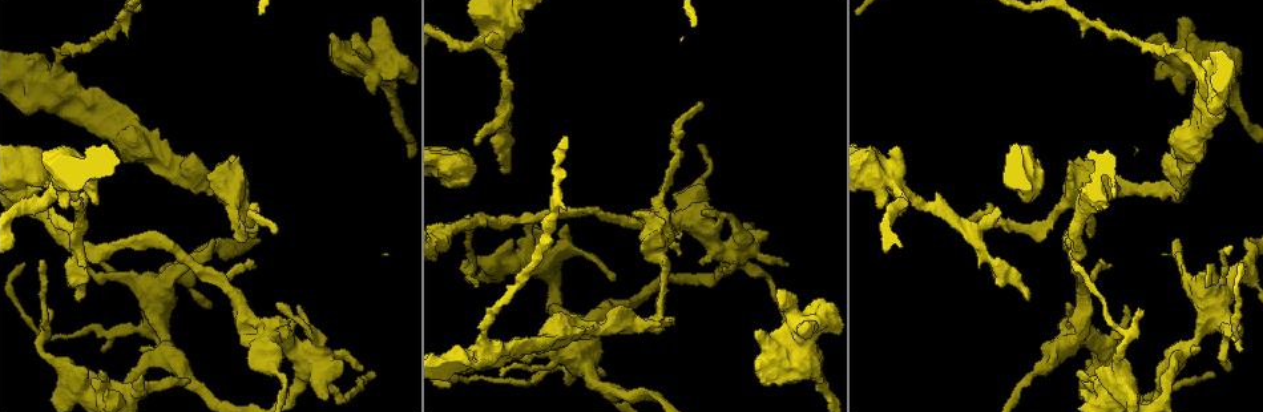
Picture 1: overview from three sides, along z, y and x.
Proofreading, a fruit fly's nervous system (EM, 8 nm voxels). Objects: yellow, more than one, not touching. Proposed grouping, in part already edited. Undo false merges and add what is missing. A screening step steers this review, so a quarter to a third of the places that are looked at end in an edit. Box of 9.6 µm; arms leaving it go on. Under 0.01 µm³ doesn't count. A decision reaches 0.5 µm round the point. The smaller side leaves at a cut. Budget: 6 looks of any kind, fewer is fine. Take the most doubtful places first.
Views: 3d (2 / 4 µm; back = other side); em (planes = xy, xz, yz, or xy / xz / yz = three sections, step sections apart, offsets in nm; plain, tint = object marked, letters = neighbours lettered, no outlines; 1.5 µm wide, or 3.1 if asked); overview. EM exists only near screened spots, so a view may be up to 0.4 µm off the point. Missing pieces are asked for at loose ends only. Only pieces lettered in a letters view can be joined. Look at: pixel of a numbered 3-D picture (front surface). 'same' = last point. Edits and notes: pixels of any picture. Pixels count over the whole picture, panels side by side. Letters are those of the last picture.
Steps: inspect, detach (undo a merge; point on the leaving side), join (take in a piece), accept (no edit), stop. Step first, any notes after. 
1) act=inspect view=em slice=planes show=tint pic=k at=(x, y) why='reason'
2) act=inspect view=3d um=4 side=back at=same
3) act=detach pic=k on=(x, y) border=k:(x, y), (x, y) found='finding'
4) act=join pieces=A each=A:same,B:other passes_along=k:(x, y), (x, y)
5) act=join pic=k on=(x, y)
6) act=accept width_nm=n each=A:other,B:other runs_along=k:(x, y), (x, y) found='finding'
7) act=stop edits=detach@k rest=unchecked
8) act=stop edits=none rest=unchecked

act=inspect view=3d um=2 pic=1 at=(77, 298) why='branch stops here'

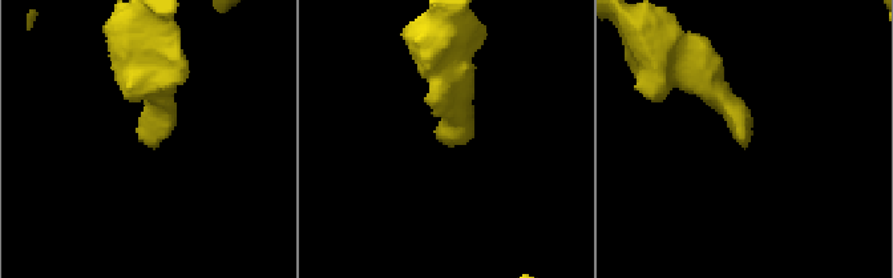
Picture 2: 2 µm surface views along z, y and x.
act=inspect view=em slice=planes show=tint pic=2 at=(450, 140)

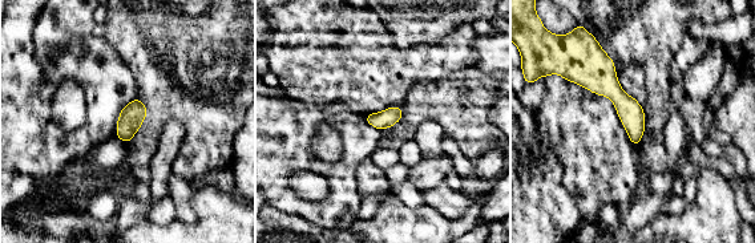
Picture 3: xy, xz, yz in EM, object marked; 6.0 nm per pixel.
act=inspect view=em slice=planes show=letters at=same

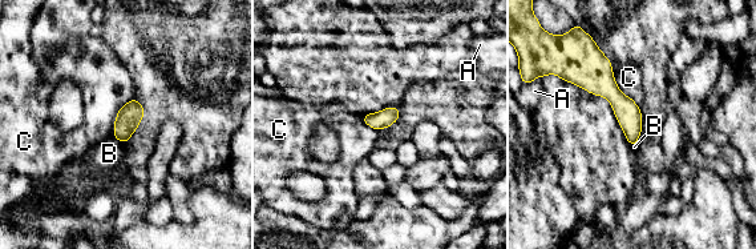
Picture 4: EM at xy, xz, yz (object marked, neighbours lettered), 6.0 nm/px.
act=accept each=A:other,B:other,C:other runs_along=4:(594, 56), (633, 141) found='none of them fits'

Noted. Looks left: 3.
act=inspect view=em slice=yz step=8 show=tint pic=1 at=(252, 212) why='sharp bend'

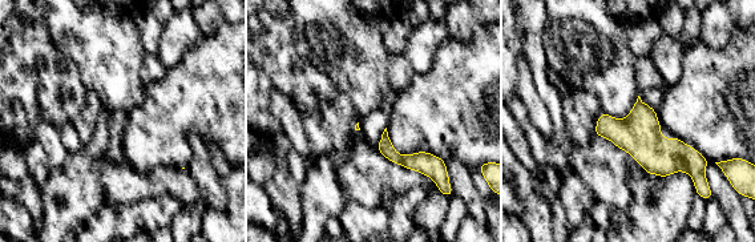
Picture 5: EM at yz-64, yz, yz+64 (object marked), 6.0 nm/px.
act=inspect view=em slice=planes show=letters at=same why='another direction'

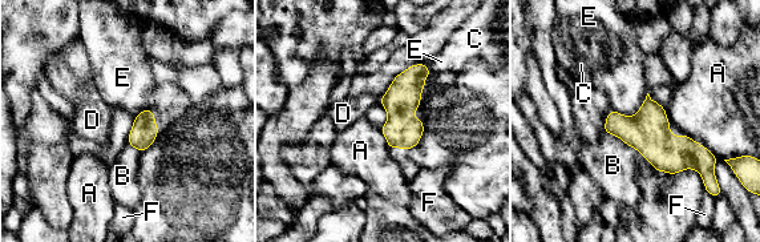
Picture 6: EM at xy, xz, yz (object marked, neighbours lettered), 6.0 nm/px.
act=accept each=A:other,B:other,C:other,D:other,E:other,F:other found='one neuron here'

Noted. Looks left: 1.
act=stop edits=none rest=unchecked

